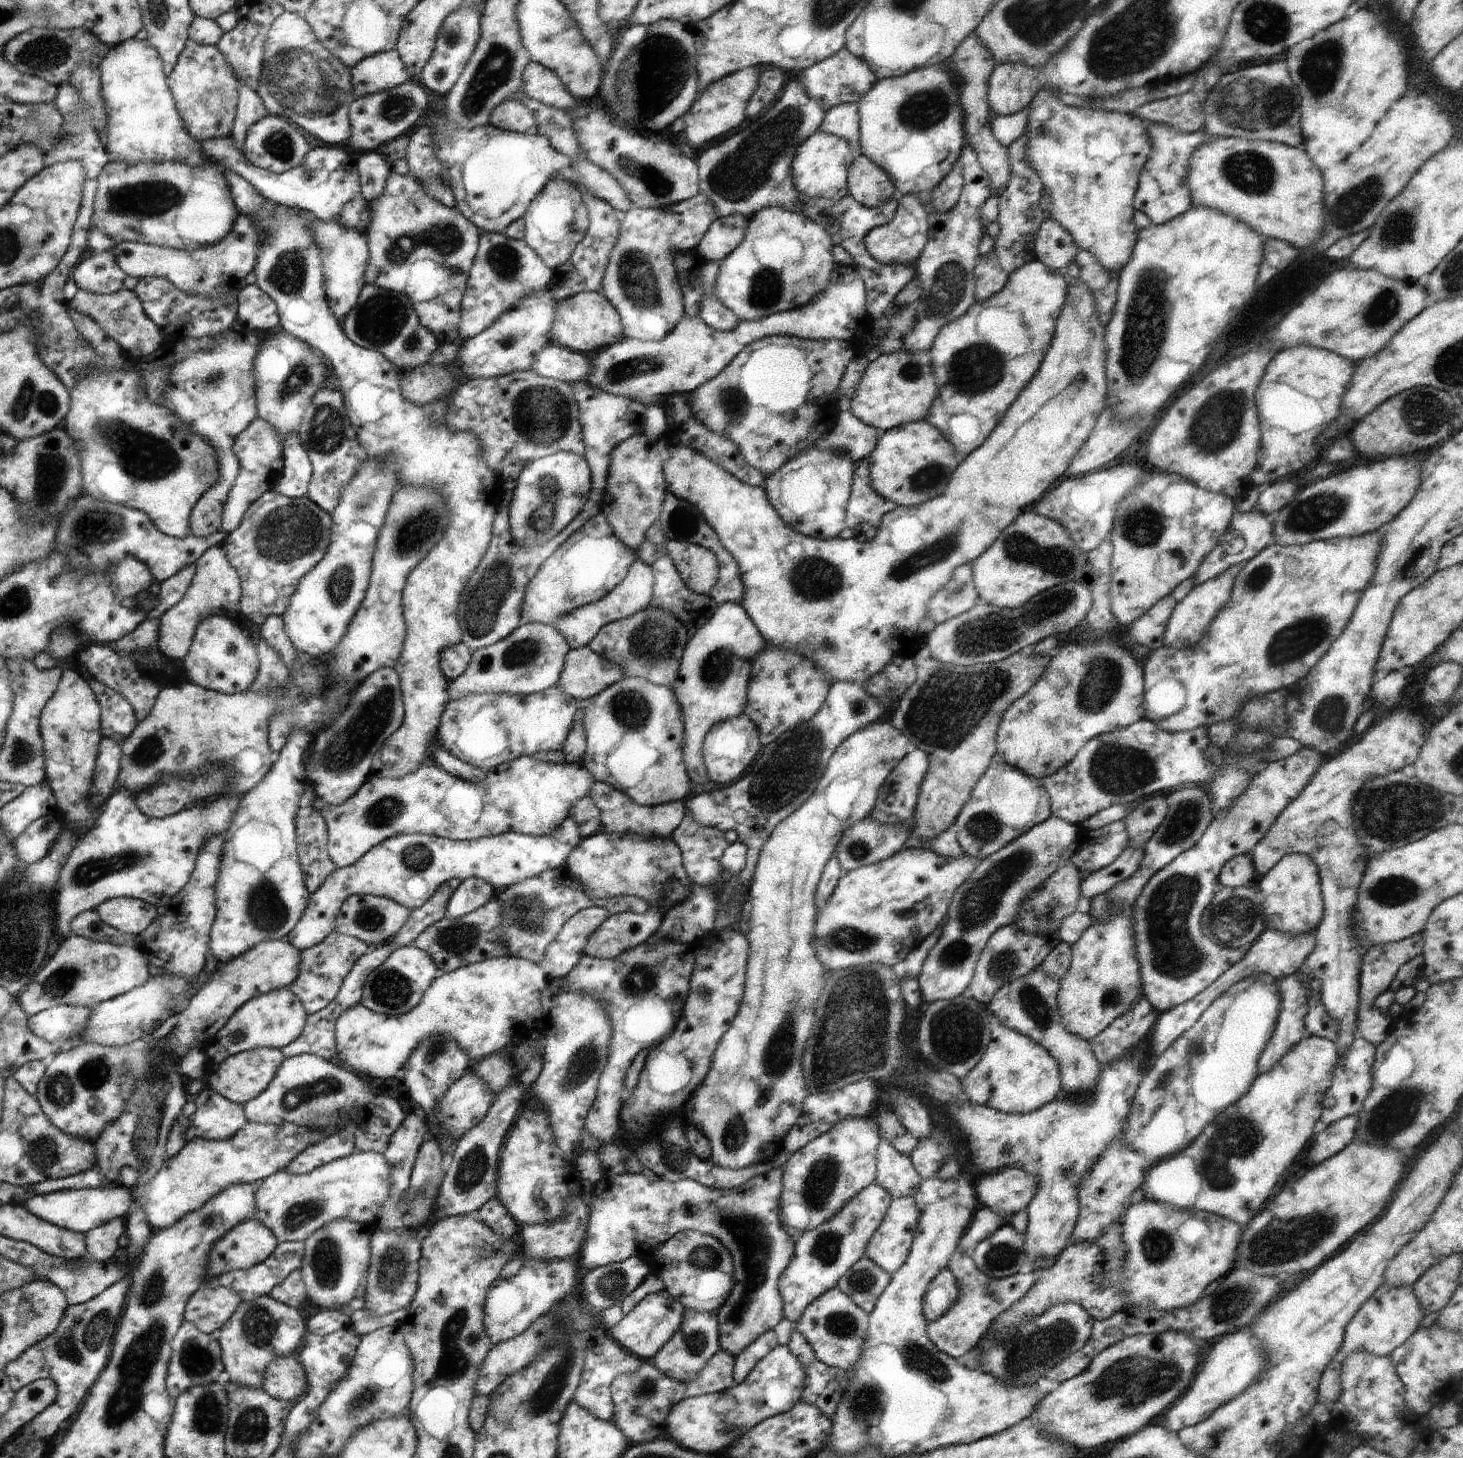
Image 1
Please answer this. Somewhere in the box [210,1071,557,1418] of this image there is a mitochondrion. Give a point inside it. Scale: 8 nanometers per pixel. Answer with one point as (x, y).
(455, 1339)

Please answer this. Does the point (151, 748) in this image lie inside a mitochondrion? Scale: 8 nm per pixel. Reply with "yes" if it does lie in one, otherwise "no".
yes

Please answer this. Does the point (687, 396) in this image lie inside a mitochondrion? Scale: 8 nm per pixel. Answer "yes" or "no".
no

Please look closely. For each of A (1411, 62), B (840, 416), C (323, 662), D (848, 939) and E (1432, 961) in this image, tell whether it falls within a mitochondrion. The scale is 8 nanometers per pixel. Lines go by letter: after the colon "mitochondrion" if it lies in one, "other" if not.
A: other
B: other
C: other
D: mitochondrion
E: other

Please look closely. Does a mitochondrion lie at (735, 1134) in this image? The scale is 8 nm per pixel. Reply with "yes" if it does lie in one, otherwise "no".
yes

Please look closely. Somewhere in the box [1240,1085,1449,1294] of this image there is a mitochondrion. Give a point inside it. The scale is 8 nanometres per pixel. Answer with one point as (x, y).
(1288, 1241)

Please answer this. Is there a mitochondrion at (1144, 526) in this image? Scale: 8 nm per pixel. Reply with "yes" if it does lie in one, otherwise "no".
yes

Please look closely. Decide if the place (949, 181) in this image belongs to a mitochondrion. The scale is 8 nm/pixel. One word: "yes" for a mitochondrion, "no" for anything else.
no

